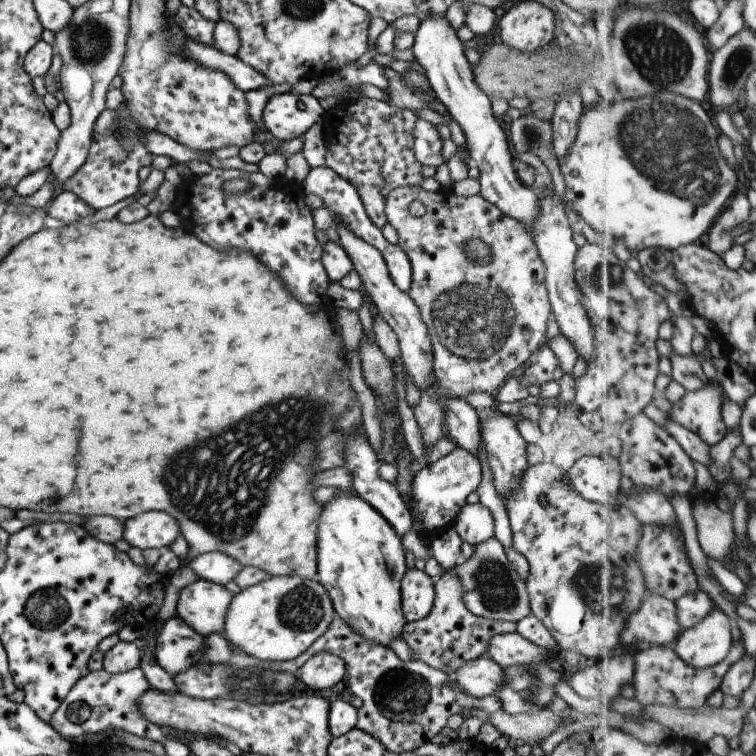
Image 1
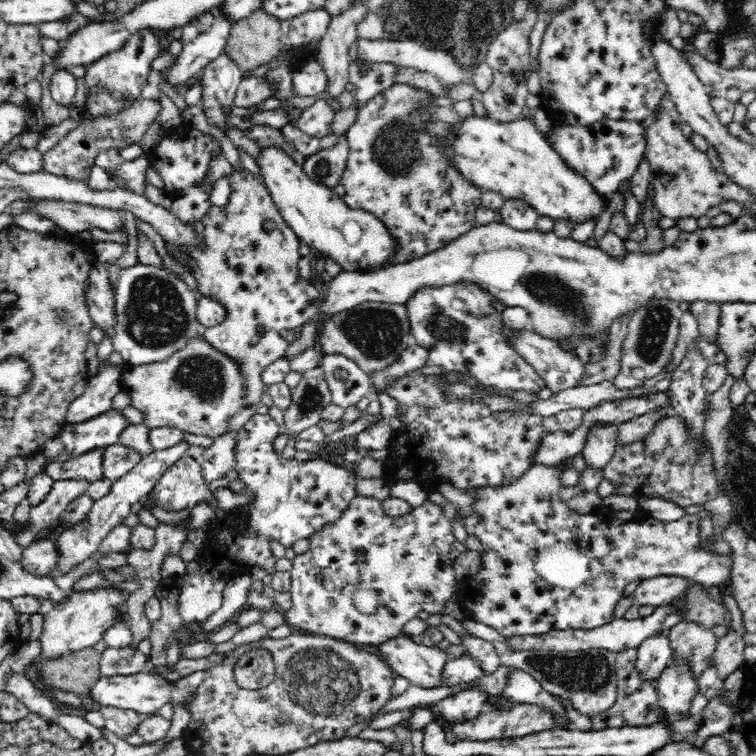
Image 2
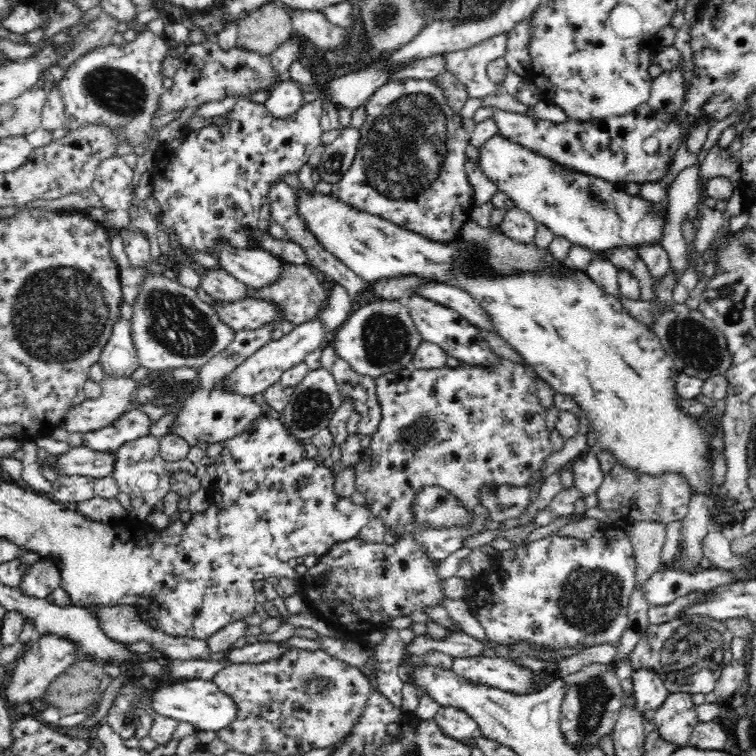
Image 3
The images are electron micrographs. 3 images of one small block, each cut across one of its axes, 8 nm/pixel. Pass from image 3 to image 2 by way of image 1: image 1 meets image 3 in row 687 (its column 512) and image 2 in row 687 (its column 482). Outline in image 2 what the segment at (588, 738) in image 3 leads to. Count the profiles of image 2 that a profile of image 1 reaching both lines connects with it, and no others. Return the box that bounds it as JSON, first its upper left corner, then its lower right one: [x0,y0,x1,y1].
[463,620,617,718]

